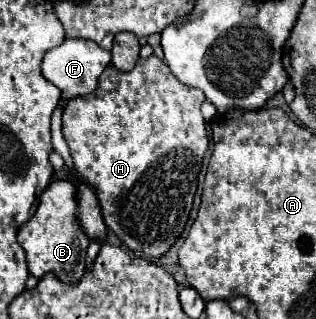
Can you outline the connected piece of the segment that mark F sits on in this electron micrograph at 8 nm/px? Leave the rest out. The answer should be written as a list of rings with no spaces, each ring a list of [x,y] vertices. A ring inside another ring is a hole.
[[[66,39],[56,49],[48,49],[44,53],[40,69],[44,73],[44,79],[48,79],[52,85],[56,85],[60,89],[62,101],[66,105],[70,99],[90,95],[96,89],[98,77],[108,67],[108,63],[110,63],[110,51],[100,49],[94,41],[88,41],[88,39]]]

